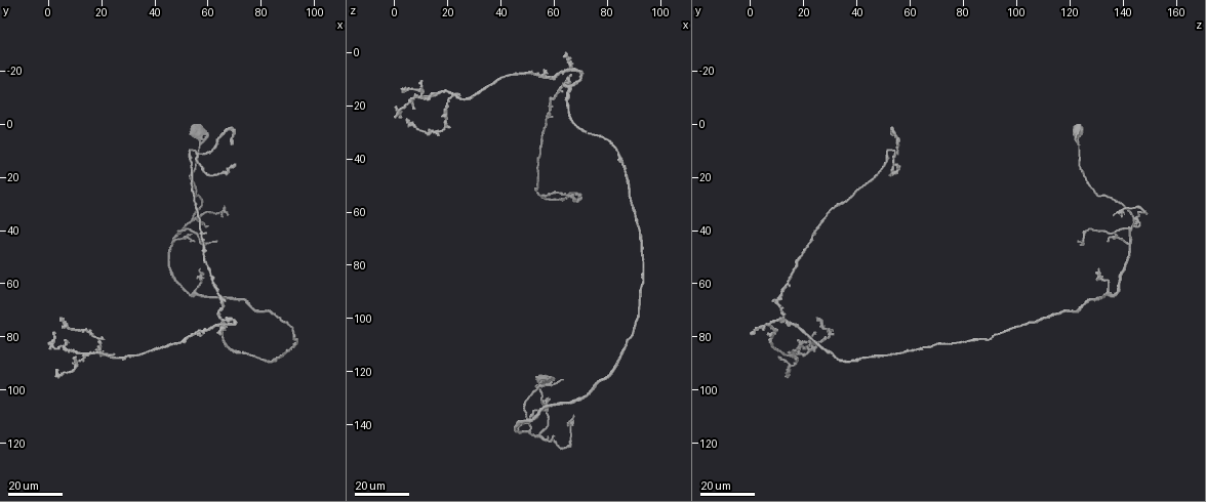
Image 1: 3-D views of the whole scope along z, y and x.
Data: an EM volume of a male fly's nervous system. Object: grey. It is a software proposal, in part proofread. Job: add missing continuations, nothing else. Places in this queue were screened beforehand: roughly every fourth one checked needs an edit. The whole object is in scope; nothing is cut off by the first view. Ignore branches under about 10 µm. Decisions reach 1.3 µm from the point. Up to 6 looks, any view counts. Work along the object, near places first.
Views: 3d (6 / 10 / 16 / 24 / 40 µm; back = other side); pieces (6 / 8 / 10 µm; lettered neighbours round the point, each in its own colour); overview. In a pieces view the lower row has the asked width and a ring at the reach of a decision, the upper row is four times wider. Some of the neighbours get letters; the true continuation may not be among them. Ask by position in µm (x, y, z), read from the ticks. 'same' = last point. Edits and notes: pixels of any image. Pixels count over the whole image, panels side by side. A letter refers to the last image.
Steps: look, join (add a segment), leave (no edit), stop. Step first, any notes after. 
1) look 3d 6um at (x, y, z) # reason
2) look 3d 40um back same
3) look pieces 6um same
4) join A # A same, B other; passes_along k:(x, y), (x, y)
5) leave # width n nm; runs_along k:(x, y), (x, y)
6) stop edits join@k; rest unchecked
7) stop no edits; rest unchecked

look 3d 24um at (64, 44, 123) # thin end

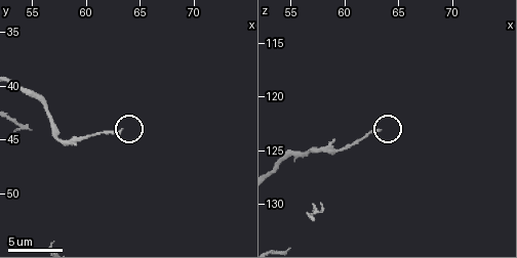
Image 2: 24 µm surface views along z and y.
look pieces 6um at (63.2, 44.0, 123.0)

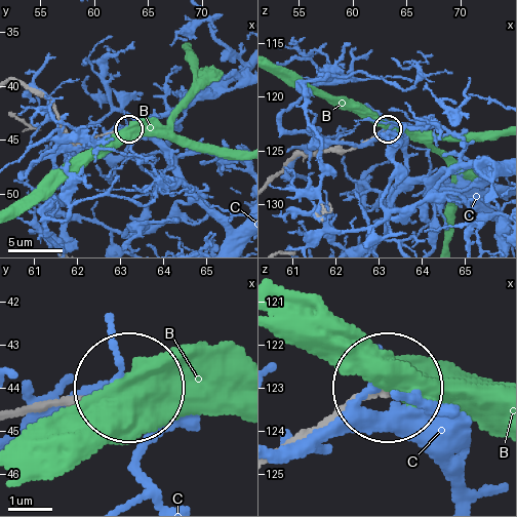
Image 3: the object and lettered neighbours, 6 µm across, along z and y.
leave # B other, C other; no lettered segment goes on from it

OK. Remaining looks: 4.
look 3d 16um at (19, 84, 22) # branch stops here

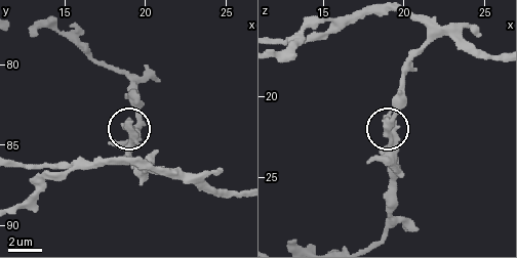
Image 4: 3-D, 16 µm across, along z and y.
look pieces 10um at (18.9, 83.7, 21.3)

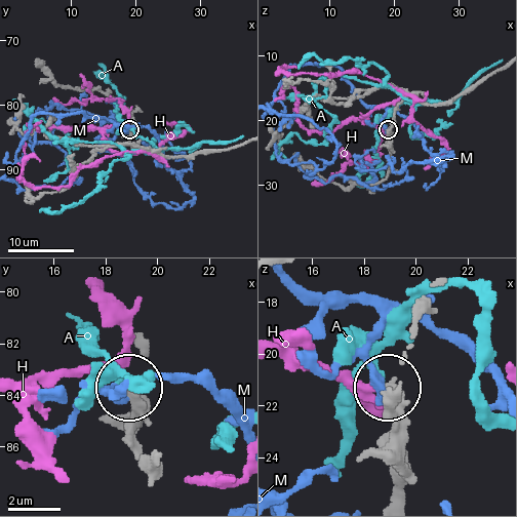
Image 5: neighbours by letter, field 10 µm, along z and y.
leave # A other, H other, M other; no lettered segment goes on from it

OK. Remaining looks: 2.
look 3d 24um at (11, 88, 11) # free end

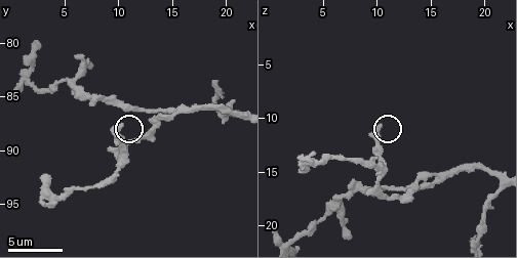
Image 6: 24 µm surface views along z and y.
look pieces 8um at (10.2, 87.6, 10.6)

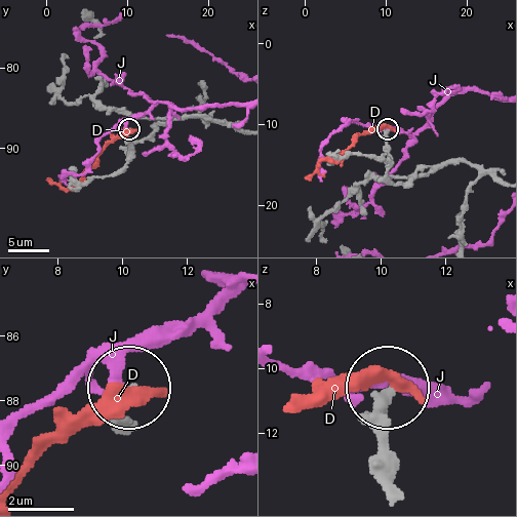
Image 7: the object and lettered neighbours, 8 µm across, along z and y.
leave # D other, J other; runs_along 7:(389, 483), (389, 387); no lettered segment goes on from it

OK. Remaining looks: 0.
stop no edits; rest unchecked

